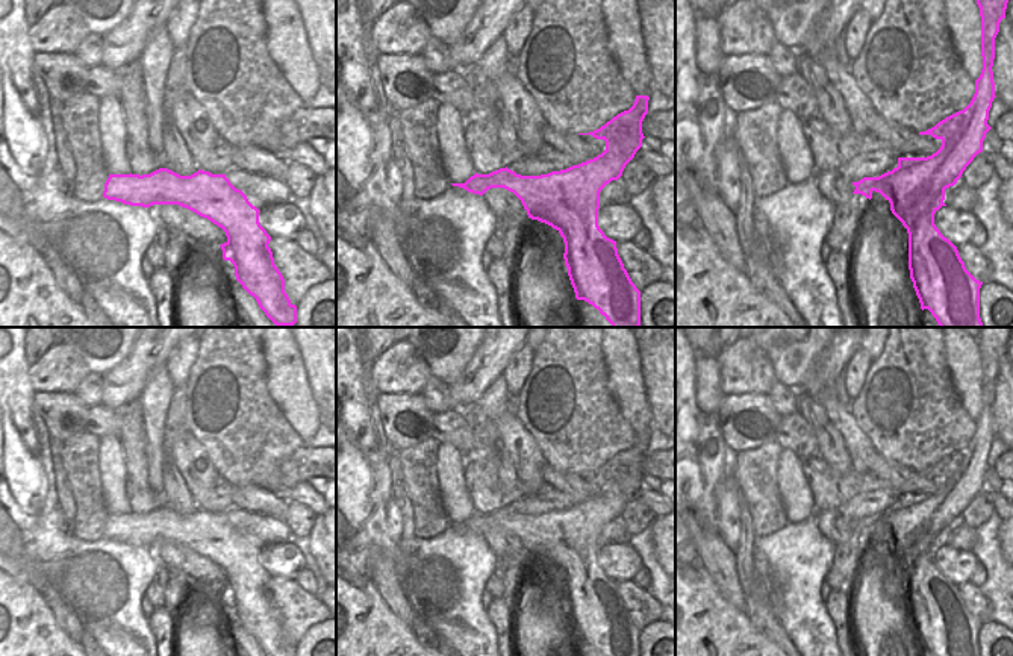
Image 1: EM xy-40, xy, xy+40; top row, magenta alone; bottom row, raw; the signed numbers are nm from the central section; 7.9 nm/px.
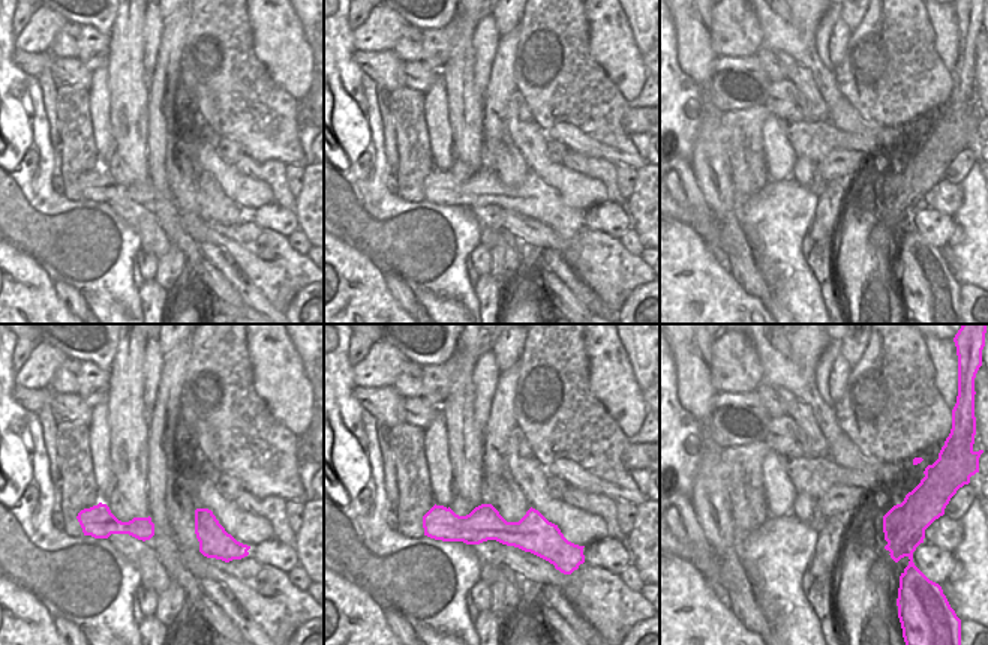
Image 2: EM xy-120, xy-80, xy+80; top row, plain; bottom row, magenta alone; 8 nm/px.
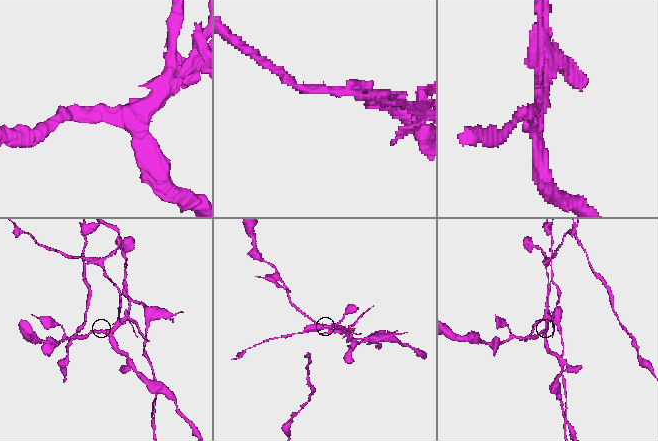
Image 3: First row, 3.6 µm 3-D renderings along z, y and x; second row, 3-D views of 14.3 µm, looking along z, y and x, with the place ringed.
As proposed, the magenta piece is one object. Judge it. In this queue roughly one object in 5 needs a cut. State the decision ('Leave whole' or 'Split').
Split.

